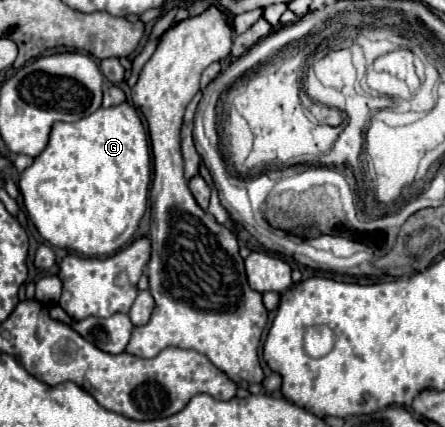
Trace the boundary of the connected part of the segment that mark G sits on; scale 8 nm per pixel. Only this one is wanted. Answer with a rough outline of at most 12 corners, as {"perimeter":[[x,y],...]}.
{"perimeter":[[127,102],[55,122],[19,180],[57,248],[111,256],[147,210]]}

